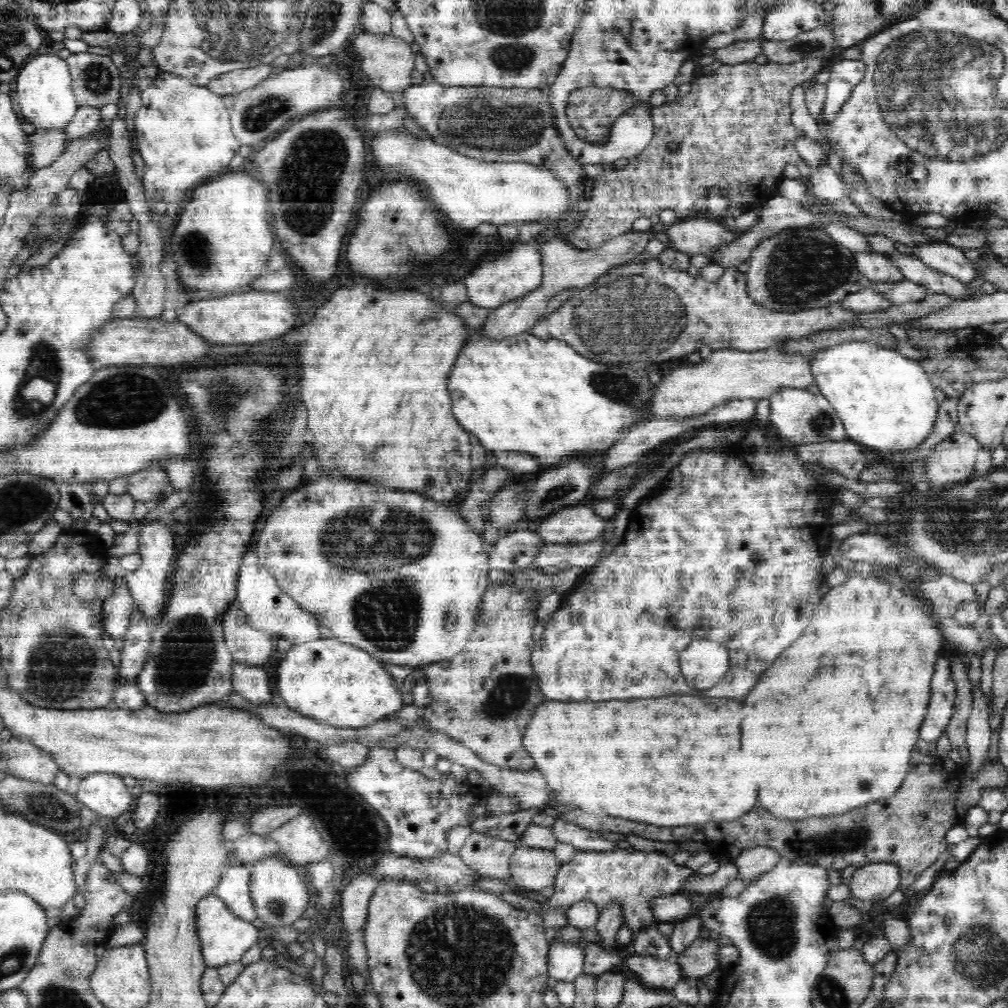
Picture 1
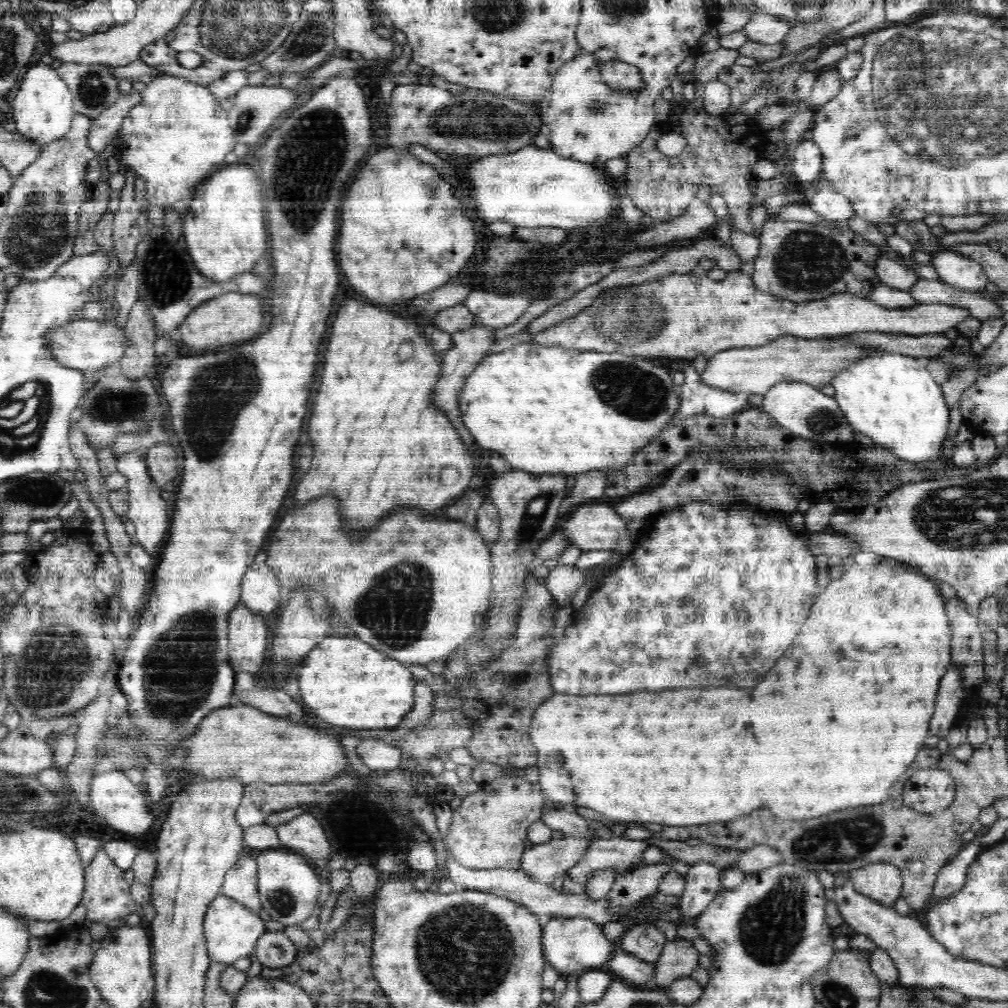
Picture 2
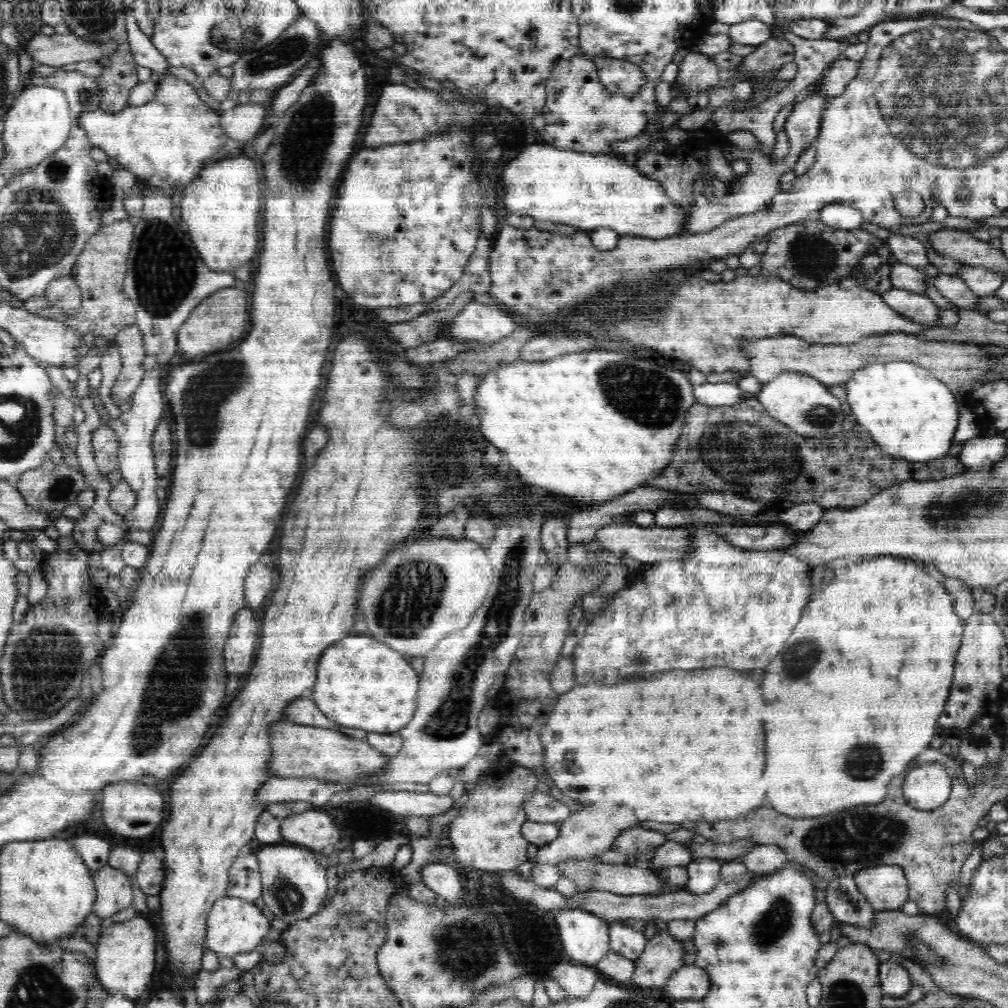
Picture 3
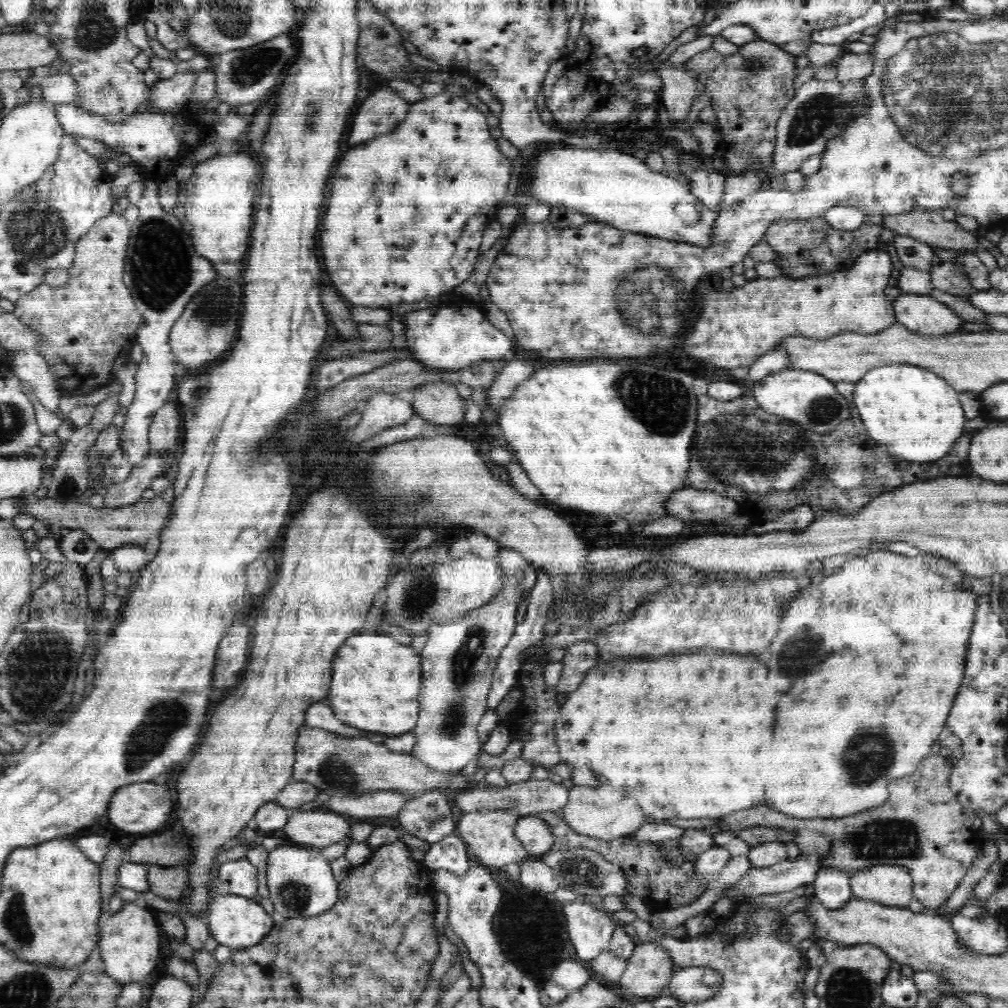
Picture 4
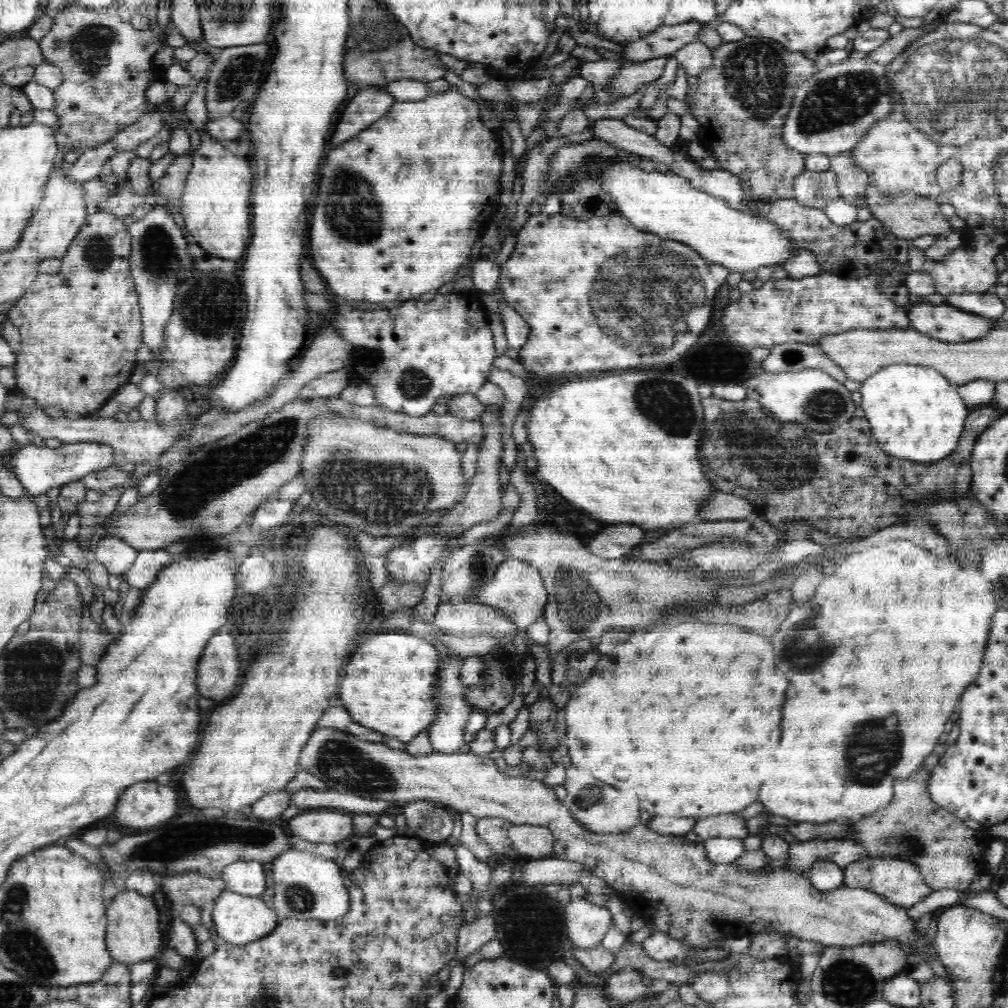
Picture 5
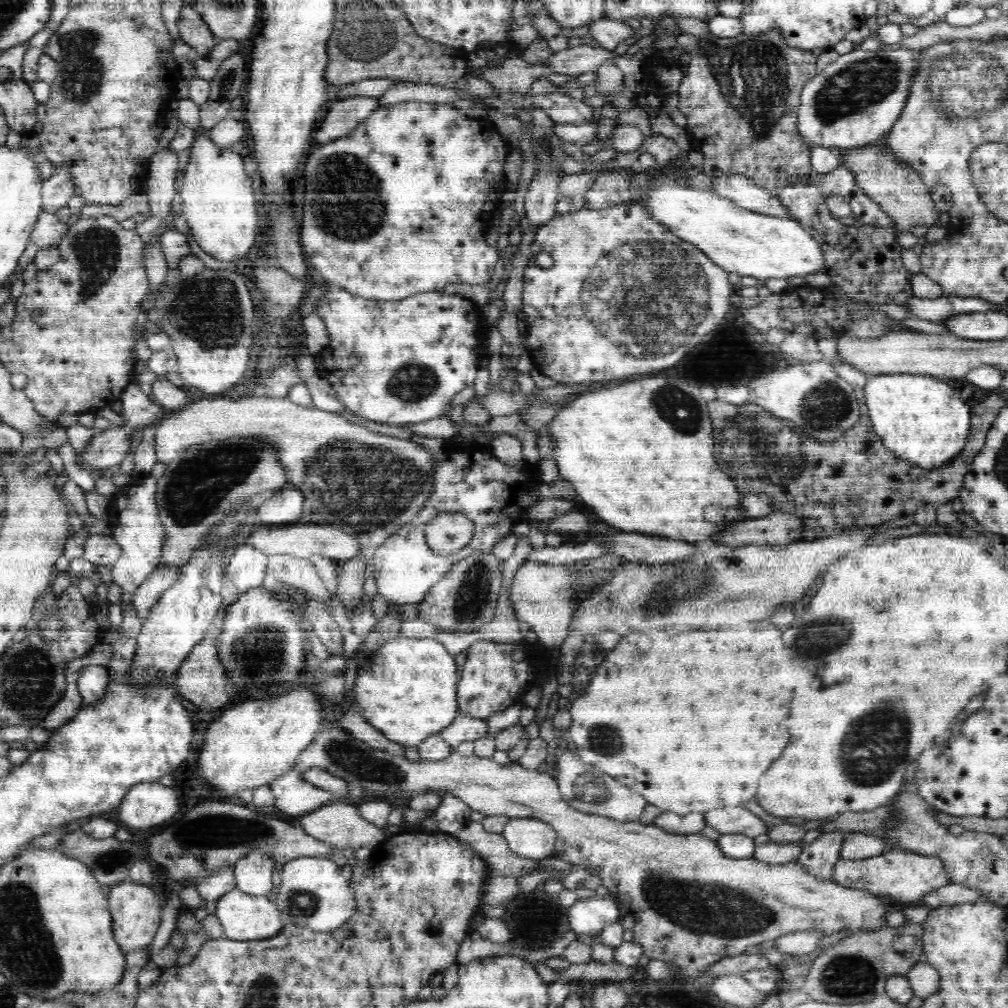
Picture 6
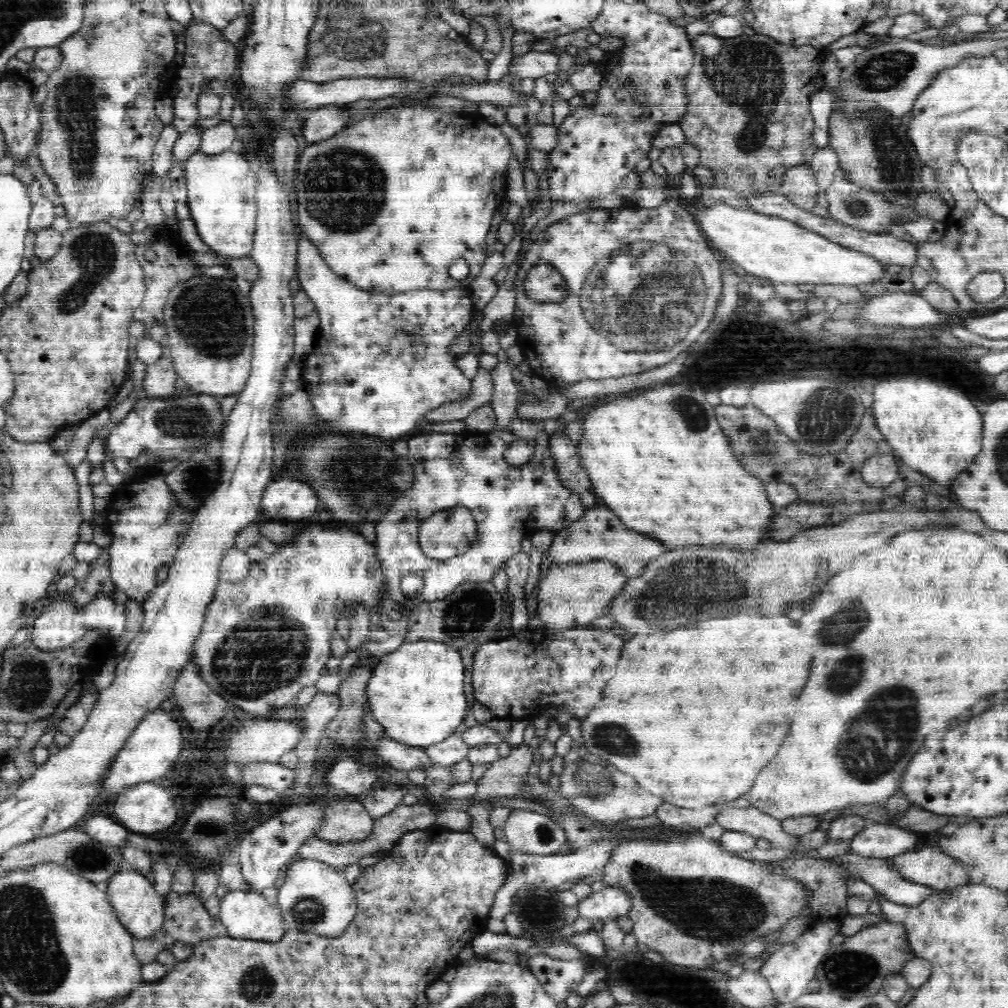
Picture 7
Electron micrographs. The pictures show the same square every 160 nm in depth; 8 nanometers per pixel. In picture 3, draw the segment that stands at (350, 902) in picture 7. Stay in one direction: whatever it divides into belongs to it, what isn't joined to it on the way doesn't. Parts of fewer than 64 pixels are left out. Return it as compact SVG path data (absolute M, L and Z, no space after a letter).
M279 843L258 848L255 852L261 874L262 898L275 918L289 925L316 914L326 896L326 867L320 866L316 858L305 847Z

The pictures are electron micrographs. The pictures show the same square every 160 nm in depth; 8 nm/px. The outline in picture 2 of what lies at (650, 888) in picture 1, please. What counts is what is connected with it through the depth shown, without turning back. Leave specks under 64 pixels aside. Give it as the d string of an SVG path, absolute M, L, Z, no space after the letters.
M616 836L611 839L597 839L589 844L582 860L569 868L565 874L574 882L588 884L594 872L598 870L613 870L615 876L630 873L644 867L642 854L650 846L647 840L626 839Z

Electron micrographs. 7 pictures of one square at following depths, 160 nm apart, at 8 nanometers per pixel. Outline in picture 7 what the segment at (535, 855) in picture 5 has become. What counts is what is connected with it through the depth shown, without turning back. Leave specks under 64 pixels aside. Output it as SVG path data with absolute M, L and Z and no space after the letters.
M514 809L502 827L513 850L524 854L548 855L570 851L564 829L548 815Z

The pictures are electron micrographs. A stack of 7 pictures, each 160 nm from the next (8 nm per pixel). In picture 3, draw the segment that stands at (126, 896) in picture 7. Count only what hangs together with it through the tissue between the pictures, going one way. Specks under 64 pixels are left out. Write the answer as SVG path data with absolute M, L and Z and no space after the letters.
M144 917L112 923L96 944L95 978L110 996L116 991L130 1000L136 1000L151 985L156 968L156 932Z

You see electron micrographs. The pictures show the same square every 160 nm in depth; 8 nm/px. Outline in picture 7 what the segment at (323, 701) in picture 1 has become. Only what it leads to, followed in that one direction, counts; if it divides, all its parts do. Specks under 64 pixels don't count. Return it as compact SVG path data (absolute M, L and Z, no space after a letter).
M432 640L405 642L394 652L380 657L369 678L366 695L374 720L384 727L384 736L408 746L427 747L455 735L470 712L464 695L464 664L462 661L463 658L460 658L456 649Z

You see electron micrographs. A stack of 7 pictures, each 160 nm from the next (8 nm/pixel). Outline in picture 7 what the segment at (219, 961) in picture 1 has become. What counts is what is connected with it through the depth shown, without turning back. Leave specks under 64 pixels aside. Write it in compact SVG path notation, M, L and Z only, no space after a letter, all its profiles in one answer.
M234 890L219 900L219 919L227 928L227 934L232 938L250 939L255 941L278 942L284 937L283 916L278 906L271 905L262 893L254 891Z

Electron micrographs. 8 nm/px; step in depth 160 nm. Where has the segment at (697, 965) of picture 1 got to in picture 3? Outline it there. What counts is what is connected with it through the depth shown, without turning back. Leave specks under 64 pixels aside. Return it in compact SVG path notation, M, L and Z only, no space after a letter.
M658 932L648 940L635 963L632 982L650 993L661 994L668 979L684 966L684 946L672 935Z

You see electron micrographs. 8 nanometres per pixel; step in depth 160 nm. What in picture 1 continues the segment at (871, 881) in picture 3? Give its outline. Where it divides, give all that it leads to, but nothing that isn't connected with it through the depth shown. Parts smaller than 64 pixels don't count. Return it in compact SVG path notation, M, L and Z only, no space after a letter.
M868 864L852 875L849 882L851 896L883 904L892 892L899 889L900 879L898 866L894 864Z

